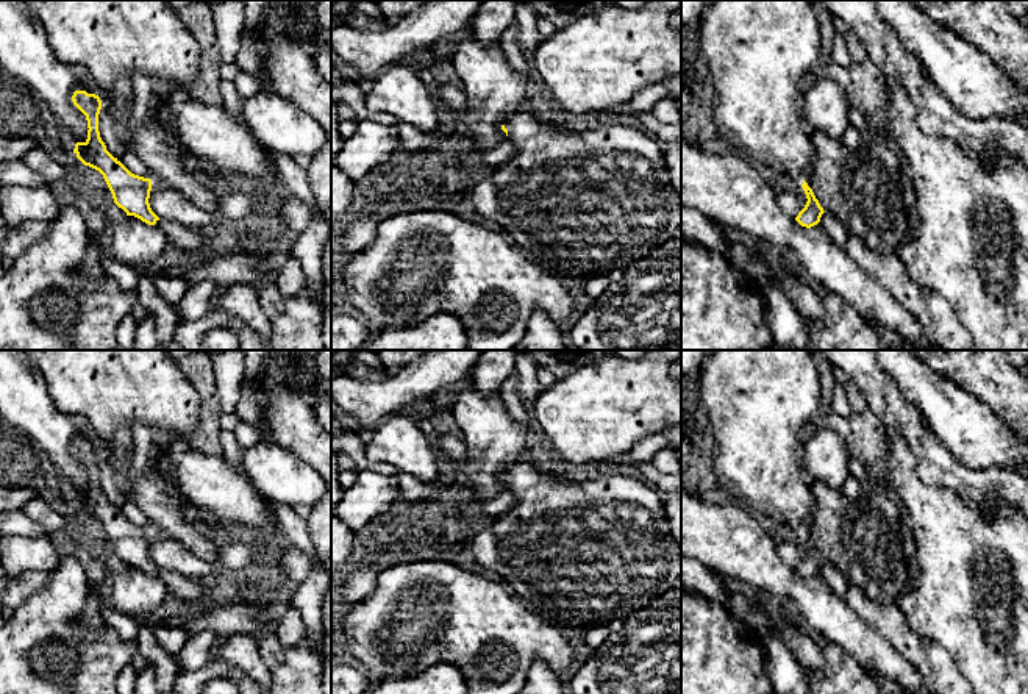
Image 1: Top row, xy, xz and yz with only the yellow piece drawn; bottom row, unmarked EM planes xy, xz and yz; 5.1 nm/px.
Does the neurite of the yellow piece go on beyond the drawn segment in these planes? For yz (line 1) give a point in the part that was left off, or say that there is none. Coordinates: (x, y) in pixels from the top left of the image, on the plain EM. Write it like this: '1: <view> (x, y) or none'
1: none

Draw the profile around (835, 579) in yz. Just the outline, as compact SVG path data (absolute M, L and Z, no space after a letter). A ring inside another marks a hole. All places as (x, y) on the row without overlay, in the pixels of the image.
M823 563L819 575L837 596L844 596L850 586L850 581L845 578L845 575L831 563Z

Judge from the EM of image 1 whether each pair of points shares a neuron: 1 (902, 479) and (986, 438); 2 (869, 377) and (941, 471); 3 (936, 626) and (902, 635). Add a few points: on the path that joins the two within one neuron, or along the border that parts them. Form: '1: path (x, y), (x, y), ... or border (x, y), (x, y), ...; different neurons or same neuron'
1: border (902, 438), (916, 474), (949, 490); different neurons
2: path (892, 400), (939, 447); same neuron
3: border (895, 604), (914, 632), (945, 651); different neurons

